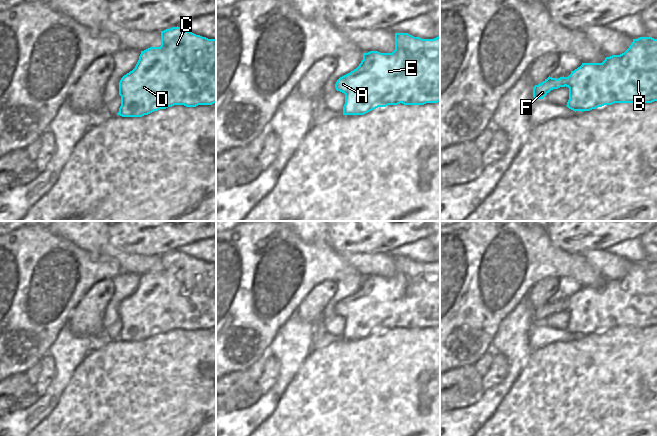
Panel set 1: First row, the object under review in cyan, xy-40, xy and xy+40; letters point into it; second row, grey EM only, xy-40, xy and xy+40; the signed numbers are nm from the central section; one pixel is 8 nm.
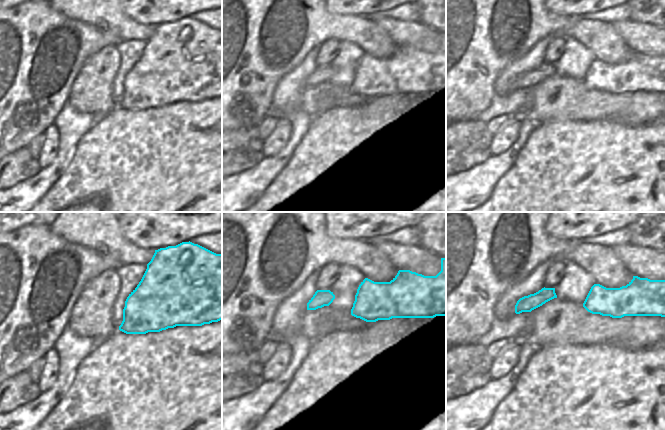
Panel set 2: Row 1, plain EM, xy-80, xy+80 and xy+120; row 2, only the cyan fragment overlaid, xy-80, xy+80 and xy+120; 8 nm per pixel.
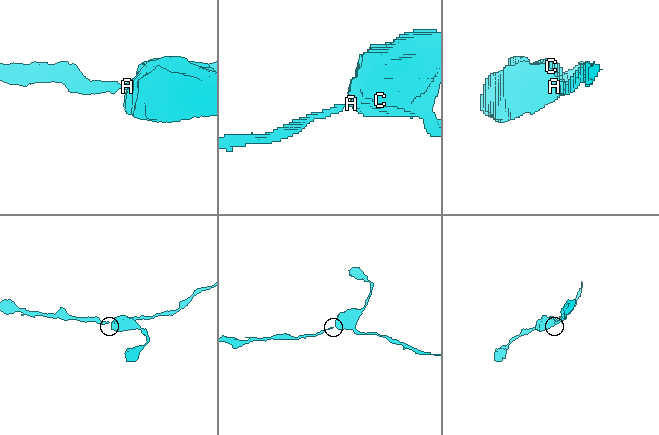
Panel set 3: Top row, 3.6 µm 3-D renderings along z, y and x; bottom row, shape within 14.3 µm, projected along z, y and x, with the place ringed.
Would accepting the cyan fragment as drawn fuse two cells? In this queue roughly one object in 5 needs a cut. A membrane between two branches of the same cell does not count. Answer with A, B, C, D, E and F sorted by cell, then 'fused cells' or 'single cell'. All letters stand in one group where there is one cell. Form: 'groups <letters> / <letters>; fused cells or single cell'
groups A B C D E F; single cell

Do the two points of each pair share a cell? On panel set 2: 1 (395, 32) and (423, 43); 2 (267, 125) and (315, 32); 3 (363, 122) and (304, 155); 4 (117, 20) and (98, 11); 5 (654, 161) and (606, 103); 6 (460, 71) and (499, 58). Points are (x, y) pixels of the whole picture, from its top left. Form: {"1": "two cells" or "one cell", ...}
{"1": "one cell", "2": "two cells", "3": "one cell", "4": "one cell", "5": "two cells", "6": "one cell"}

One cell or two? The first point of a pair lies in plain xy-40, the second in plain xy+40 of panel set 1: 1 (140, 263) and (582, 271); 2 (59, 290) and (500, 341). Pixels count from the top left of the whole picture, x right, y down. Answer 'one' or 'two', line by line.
1: two
2: two

